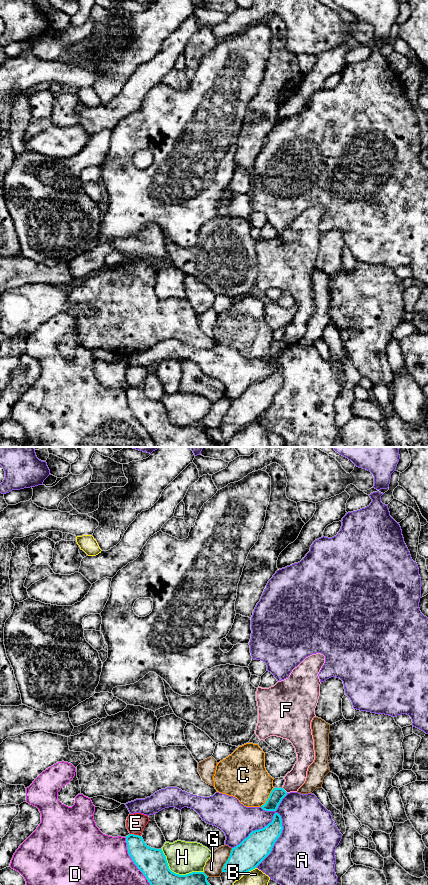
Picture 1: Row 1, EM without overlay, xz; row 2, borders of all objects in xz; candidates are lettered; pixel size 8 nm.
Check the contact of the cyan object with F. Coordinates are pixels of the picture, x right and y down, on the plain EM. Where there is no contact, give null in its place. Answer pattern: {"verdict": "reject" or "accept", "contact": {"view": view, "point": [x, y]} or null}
{"verdict": "reject", "contact": {"view": "xz", "point": [284, 342]}}

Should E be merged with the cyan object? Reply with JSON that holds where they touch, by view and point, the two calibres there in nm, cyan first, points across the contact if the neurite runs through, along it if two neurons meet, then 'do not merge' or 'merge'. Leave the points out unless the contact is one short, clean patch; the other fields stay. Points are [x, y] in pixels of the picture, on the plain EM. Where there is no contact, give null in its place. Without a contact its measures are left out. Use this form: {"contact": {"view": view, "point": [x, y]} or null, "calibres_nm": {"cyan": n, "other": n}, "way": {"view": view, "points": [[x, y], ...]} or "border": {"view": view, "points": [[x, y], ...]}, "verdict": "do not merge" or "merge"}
{"contact": {"view": "xz", "point": [135, 387]}, "calibres_nm": {"cyan": 220, "other": 160}, "border": {"view": "xz", "points": [[130, 385], [140, 388]]}, "verdict": "do not merge"}

